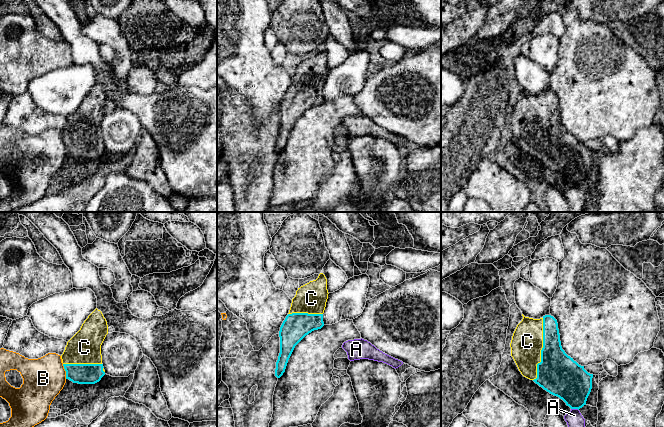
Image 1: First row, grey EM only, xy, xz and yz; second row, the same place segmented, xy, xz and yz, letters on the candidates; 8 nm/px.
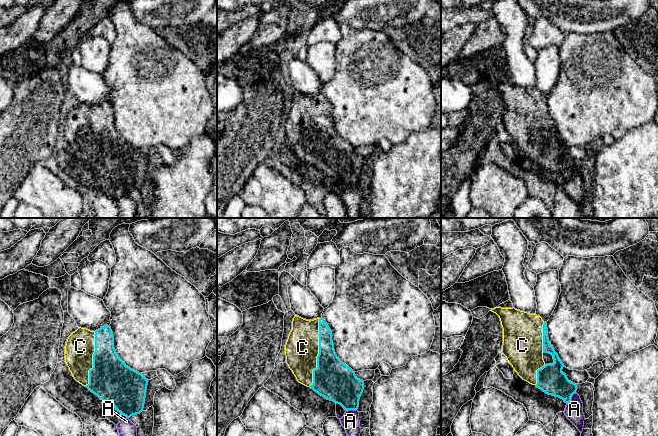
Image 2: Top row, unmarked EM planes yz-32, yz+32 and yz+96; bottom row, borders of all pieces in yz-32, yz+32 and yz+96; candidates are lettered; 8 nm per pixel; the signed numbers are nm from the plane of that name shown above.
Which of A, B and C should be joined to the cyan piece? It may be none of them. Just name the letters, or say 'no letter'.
C

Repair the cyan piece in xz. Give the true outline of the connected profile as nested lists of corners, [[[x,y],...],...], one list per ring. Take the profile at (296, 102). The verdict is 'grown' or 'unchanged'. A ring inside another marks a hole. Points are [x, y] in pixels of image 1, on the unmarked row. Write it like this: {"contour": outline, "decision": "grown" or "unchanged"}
{"contour": [[[323,49],[296,67],[289,89],[279,107],[280,129],[275,145],[277,154],[285,148],[295,122],[306,111],[324,102],[323,89],[328,70],[327,55]]], "decision": "grown"}

